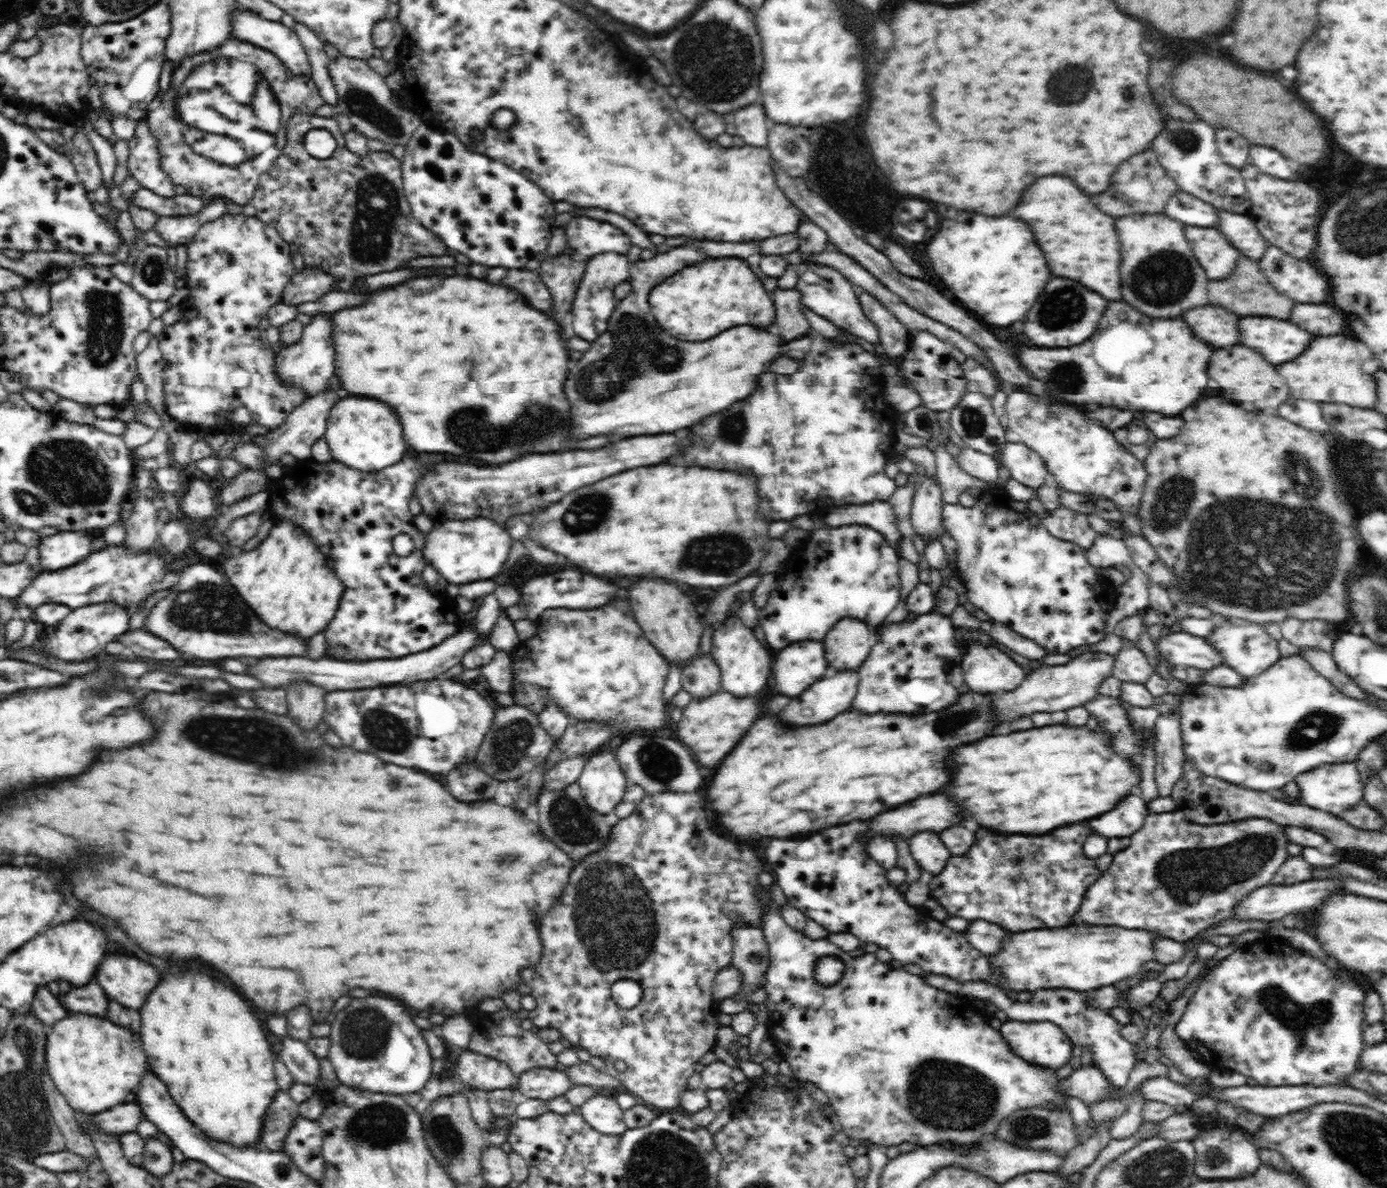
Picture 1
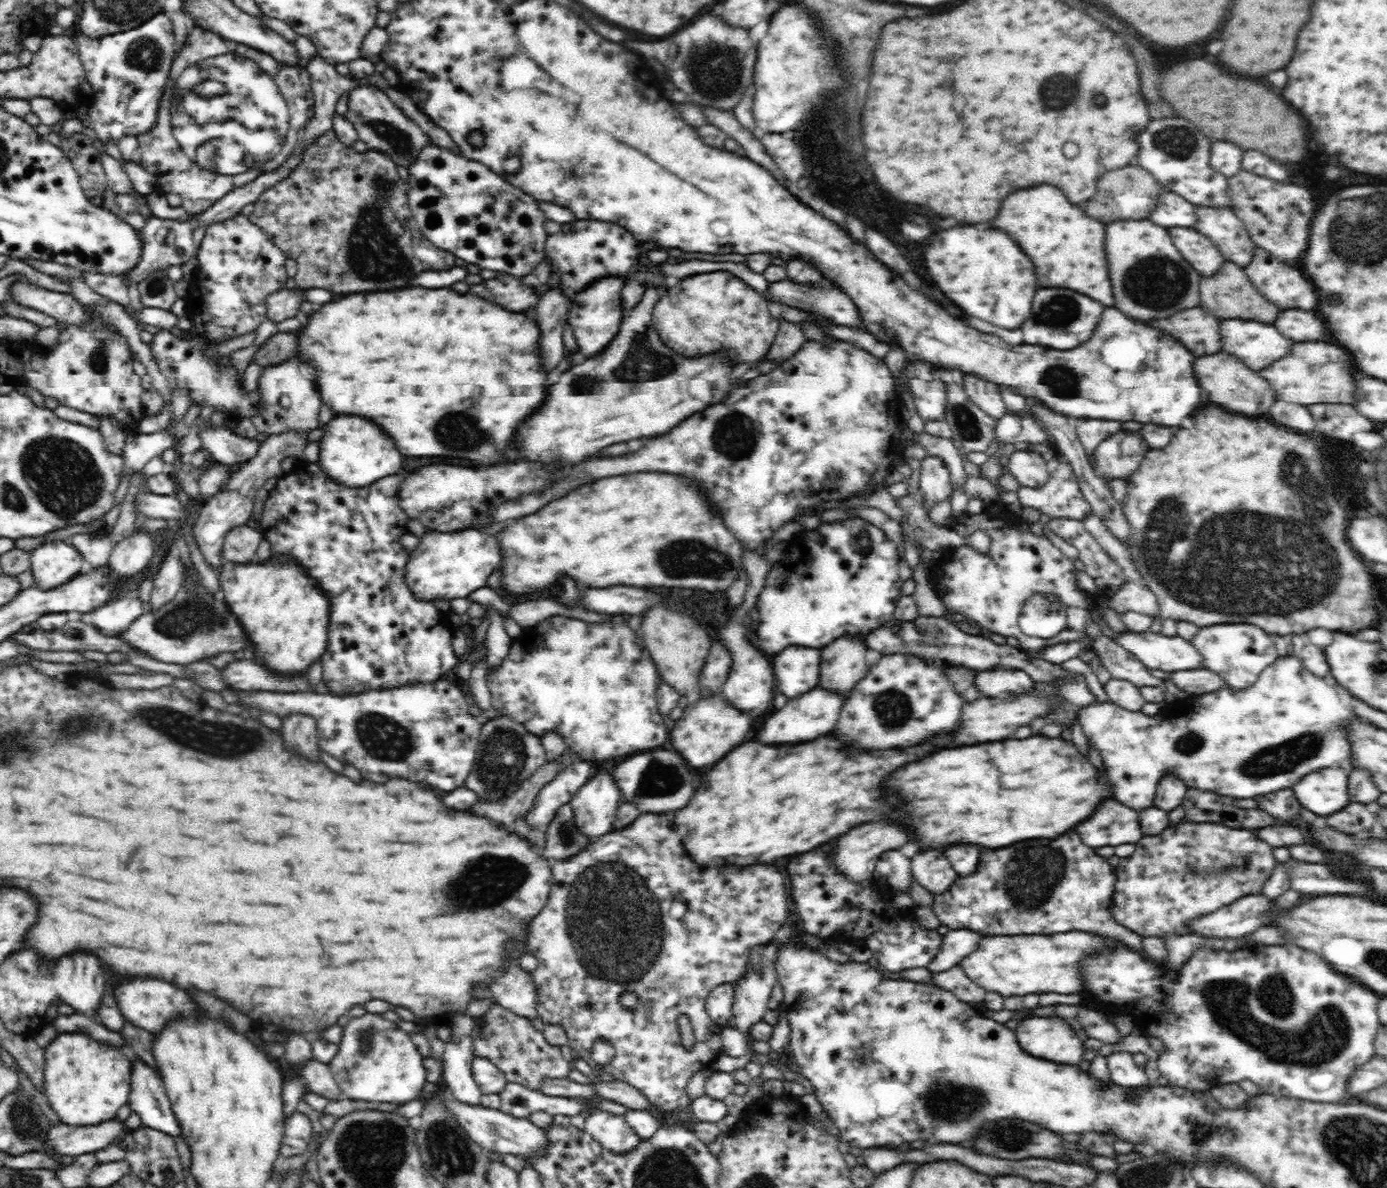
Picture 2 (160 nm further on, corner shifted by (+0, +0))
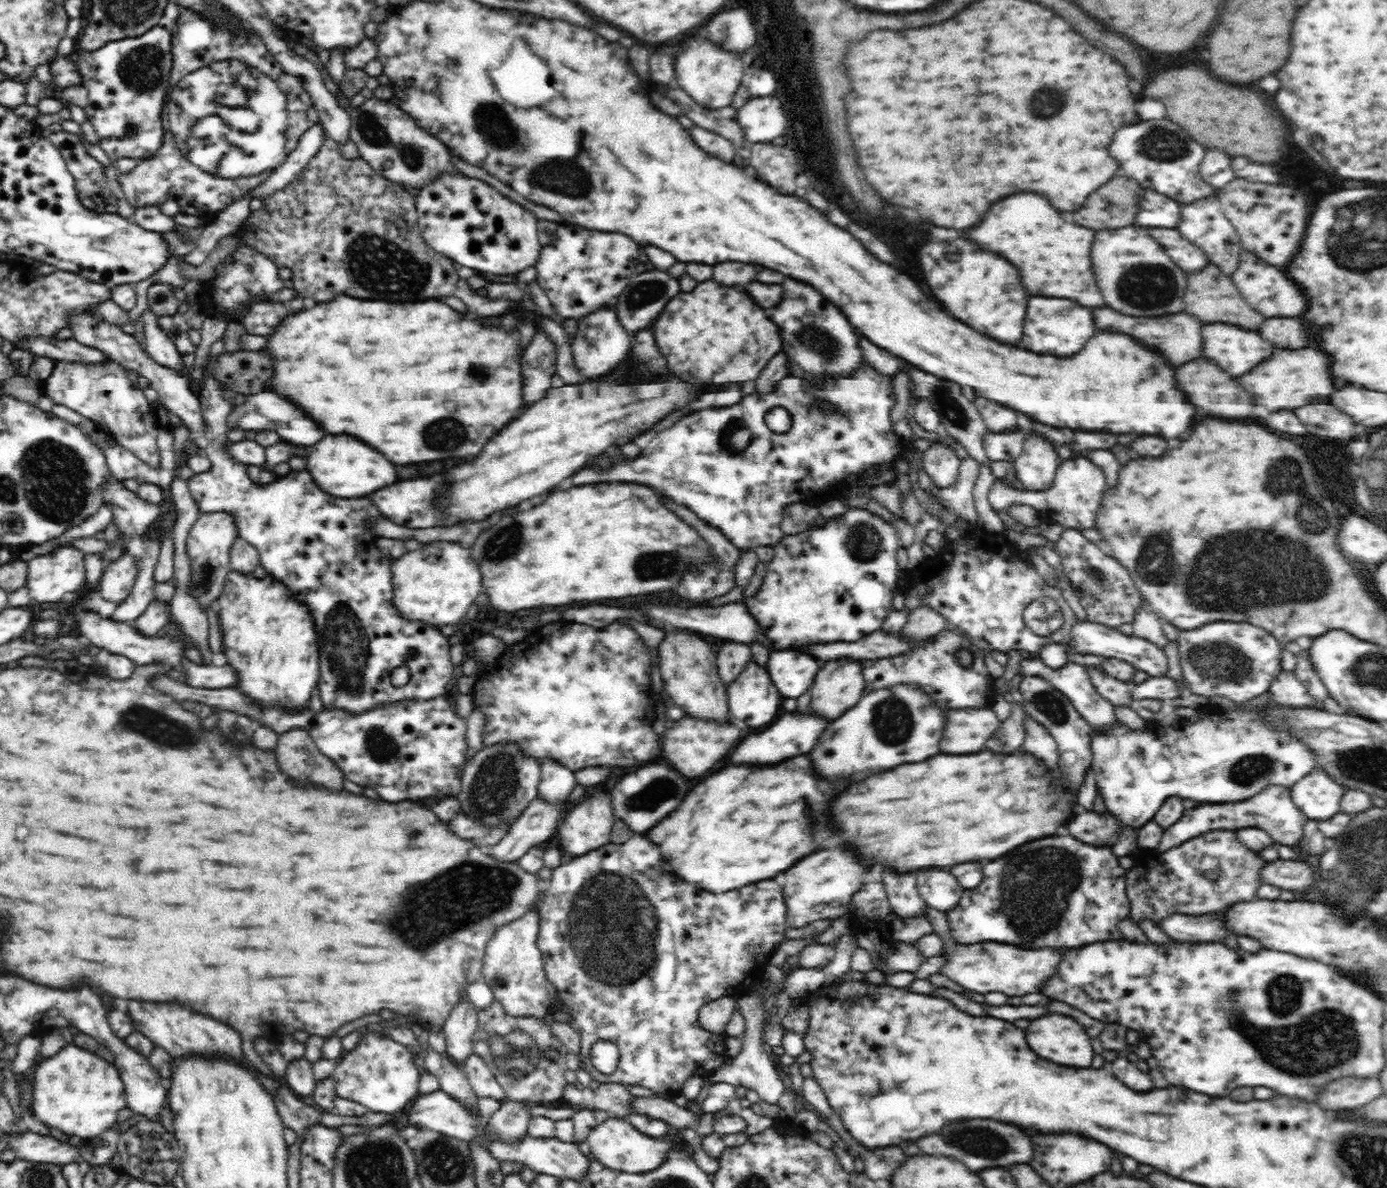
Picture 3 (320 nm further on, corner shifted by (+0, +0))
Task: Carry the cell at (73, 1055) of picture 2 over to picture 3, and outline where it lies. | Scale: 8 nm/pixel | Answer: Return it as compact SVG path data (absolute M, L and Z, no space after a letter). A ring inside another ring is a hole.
M66 1045L56 1056L42 1059L34 1069L34 1086L32 1089L33 1116L49 1129L58 1129L76 1143L92 1143L96 1138L113 1132L118 1126L118 1113L127 1108L125 1087L120 1079L119 1069L113 1062L105 1061L89 1049L80 1048L79 1045Z

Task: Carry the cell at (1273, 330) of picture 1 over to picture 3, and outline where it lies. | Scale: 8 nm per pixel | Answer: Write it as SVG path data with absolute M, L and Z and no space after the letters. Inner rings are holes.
M1230 324L1204 326L1204 356L1220 364L1224 372L1242 376L1272 356L1274 346L1256 332L1246 332Z

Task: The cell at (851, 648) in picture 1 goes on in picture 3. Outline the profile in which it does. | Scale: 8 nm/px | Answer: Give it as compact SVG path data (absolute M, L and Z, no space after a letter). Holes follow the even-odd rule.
M840 658L826 662L812 684L808 713L824 717L826 721L836 720L860 702L865 683L861 661Z

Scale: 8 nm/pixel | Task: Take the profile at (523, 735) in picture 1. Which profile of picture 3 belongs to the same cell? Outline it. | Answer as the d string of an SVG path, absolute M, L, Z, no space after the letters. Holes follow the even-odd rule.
M498 744L498 746L490 746L490 748L483 748L480 752L477 752L469 763L465 766L463 770L463 776L461 777L461 786L460 792L456 794L456 799L460 802L460 810L464 812L464 814L468 814L468 816L472 816L474 820L478 820L478 822L482 822L484 826L488 827L497 827L498 825L506 825L510 826L523 812L524 809L537 797L537 786L539 785L539 780L541 777L541 763L538 763L536 759L532 759L532 757L526 757L526 755L522 755L520 753L520 749L517 748L516 744Z

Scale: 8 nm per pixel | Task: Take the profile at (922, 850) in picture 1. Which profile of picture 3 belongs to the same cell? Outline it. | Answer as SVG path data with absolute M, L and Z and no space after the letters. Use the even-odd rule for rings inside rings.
M920 870L916 874L916 885L928 908L947 914L956 908L965 891L949 870Z

